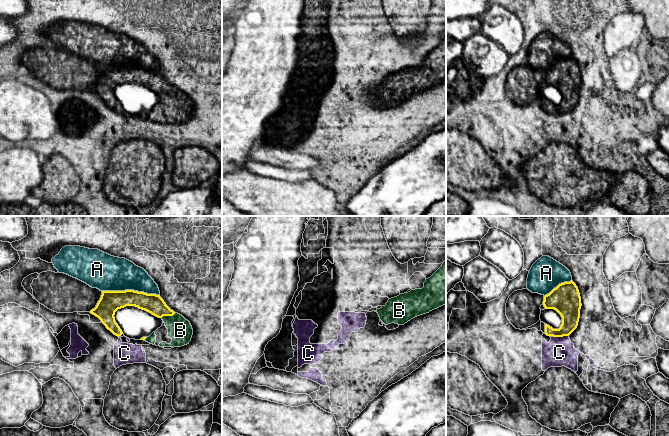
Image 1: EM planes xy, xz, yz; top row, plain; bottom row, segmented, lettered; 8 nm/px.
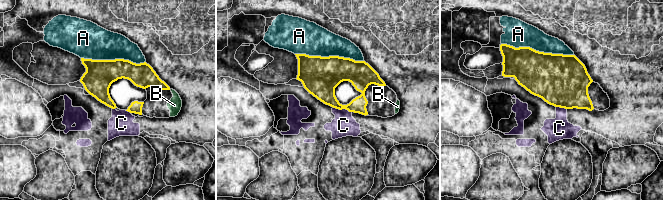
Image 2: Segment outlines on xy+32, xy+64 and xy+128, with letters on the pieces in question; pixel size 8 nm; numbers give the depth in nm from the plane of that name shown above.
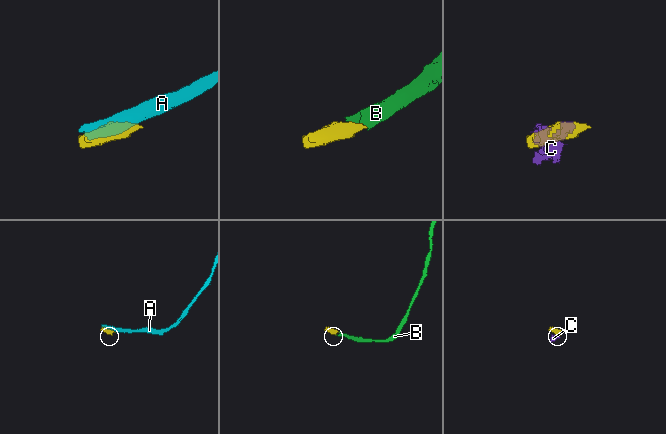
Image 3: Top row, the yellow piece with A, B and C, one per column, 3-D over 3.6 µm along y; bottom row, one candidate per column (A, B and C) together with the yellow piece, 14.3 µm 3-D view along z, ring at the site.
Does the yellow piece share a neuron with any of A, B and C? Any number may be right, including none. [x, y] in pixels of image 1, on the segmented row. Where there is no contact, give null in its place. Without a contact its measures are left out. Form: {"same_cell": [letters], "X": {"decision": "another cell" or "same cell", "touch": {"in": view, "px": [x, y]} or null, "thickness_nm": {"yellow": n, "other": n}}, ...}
{"same_cell": ["B"], "A": {"decision": "another cell", "touch": {"in": "xy", "px": [131, 290]}, "thickness_nm": {"yellow": 170, "other": 280}}, "B": {"decision": "same cell", "touch": {"in": "xy", "px": [168, 315]}, "thickness_nm": {"yellow": 160, "other": 190}}, "C": {"decision": "another cell", "touch": {"in": "yz", "px": [560, 336]}, "thickness_nm": {"yellow": 190, "other": 220}}}

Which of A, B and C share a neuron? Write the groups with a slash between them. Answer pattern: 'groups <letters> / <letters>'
groups A / B / C

